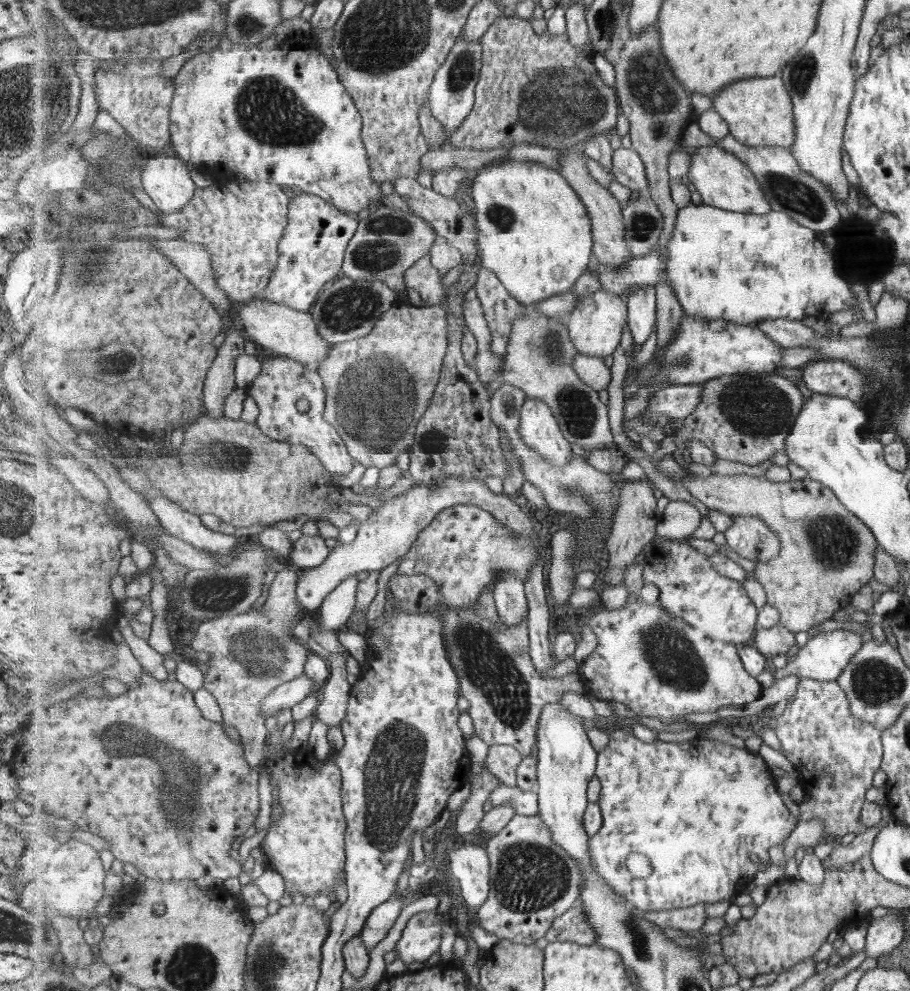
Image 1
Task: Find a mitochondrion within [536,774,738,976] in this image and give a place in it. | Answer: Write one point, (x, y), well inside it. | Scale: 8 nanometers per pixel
(640, 935)

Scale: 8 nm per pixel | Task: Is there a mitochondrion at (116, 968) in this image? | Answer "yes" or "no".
no

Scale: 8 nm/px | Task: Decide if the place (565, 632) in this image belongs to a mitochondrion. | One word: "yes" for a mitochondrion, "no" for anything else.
no

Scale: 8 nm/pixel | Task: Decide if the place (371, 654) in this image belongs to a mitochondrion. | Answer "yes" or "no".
no

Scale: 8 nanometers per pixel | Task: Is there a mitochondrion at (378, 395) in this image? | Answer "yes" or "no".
yes

